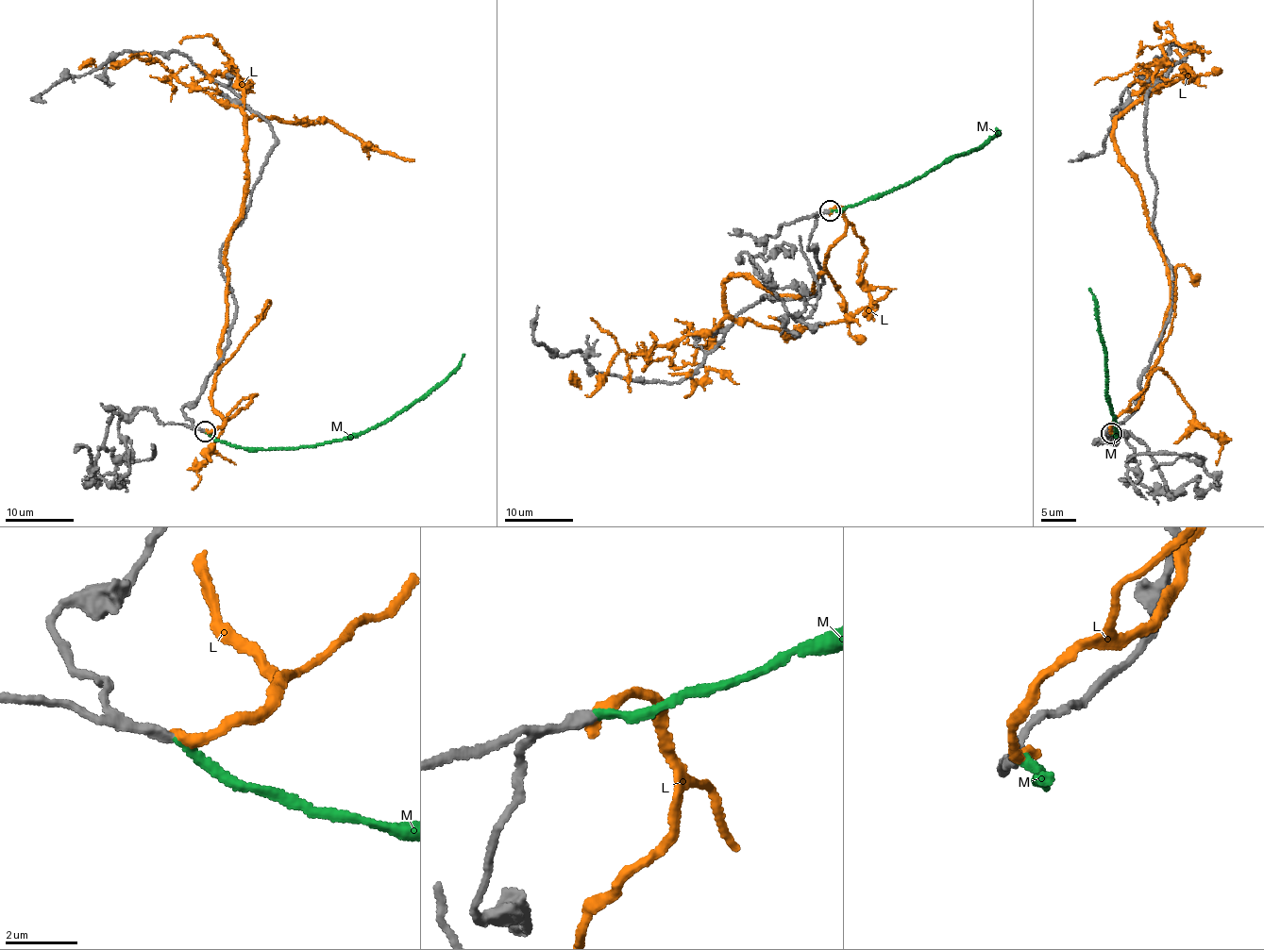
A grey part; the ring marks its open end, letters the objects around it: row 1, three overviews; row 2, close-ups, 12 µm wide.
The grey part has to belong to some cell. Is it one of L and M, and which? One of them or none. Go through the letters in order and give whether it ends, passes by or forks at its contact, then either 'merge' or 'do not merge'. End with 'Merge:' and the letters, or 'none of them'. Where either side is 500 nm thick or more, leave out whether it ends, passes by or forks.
L: it ends; do not merge
M: it ends; merge
Merge: M

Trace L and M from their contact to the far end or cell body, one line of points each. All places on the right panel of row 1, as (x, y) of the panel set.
L: (1112, 432), (1140, 399), (1170, 301), (1114, 139), (1153, 87), (1137, 64), (1167, 84), (1143, 97)
M: (1111, 433), (1117, 438), (1108, 396), (1106, 351), (1089, 288)

